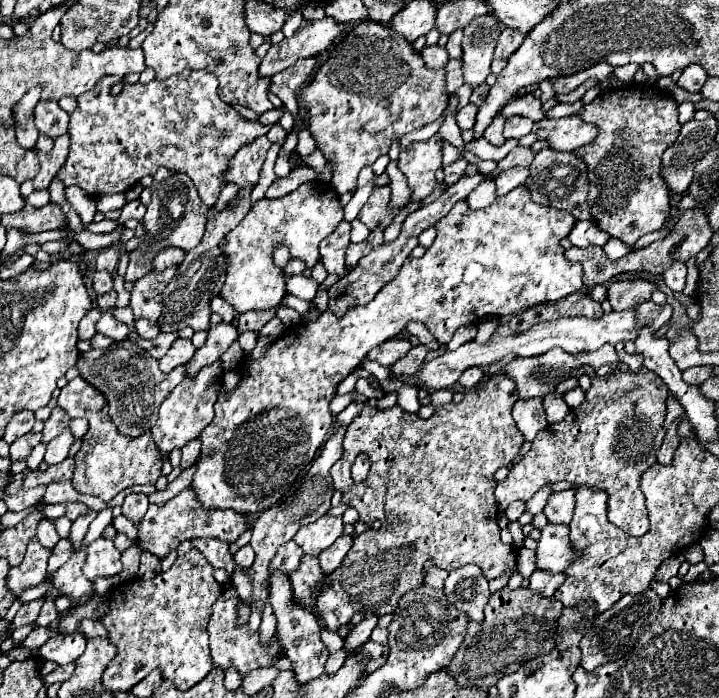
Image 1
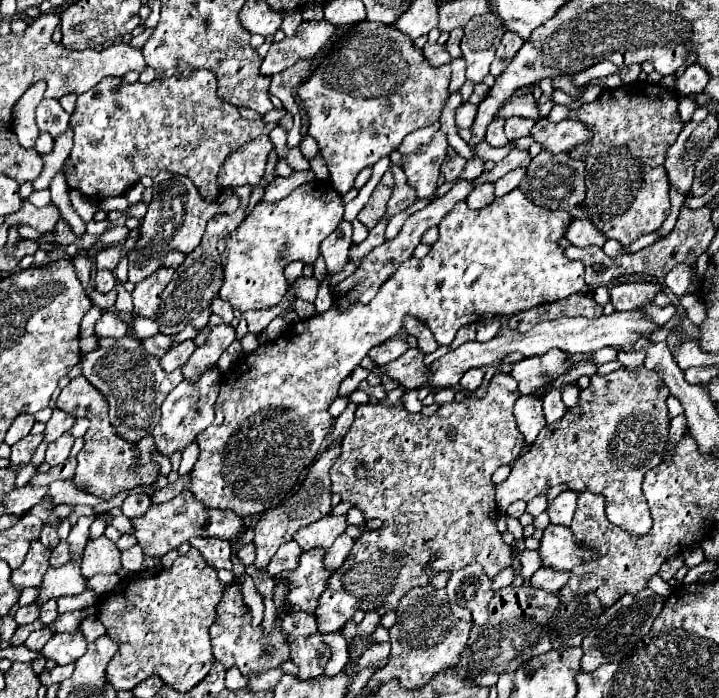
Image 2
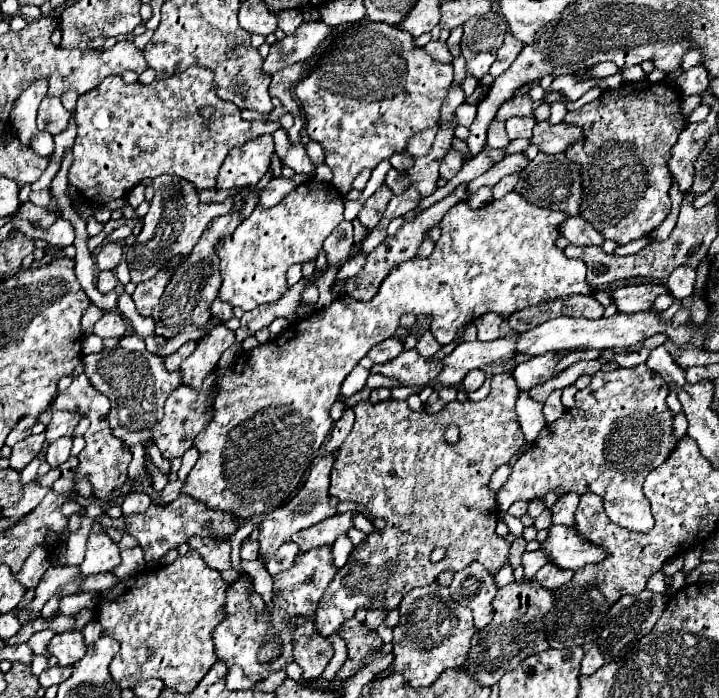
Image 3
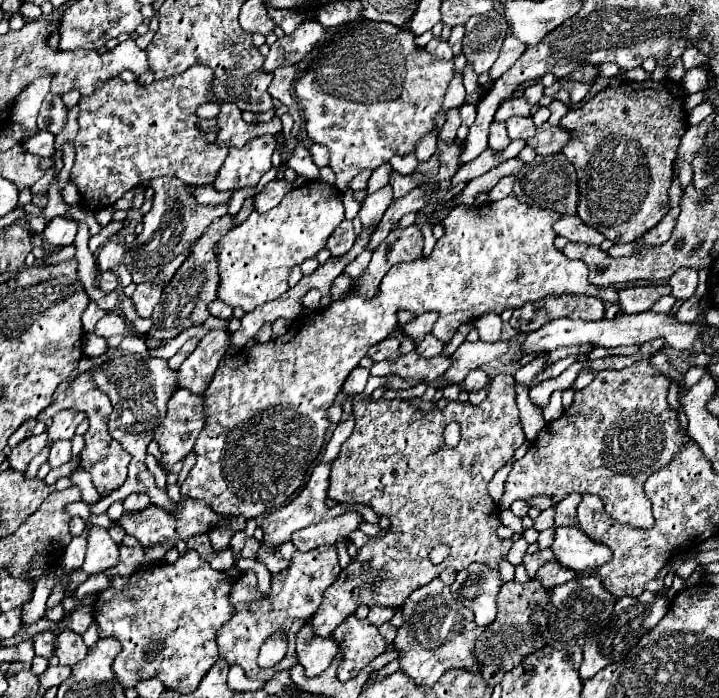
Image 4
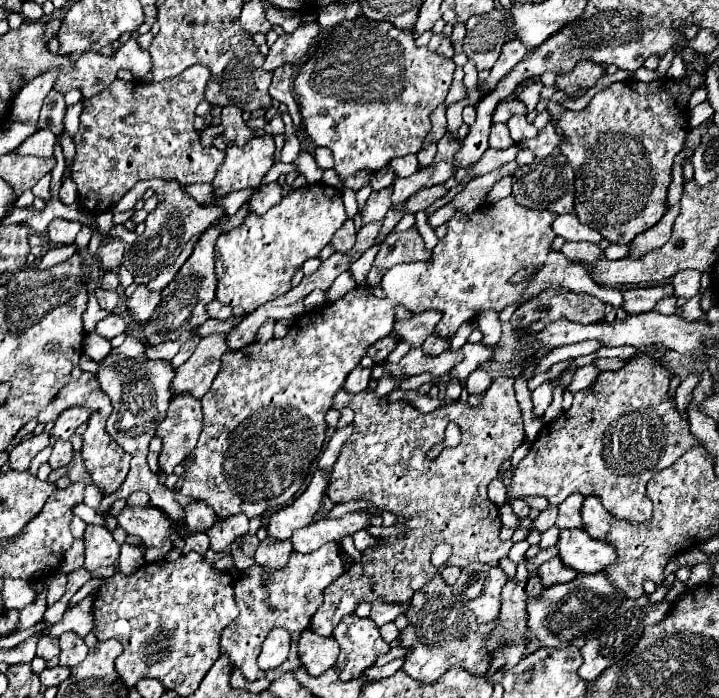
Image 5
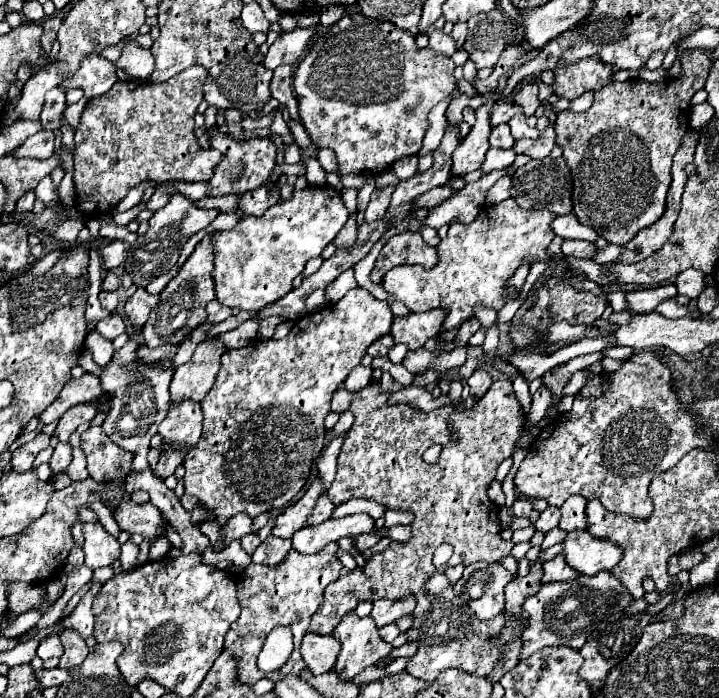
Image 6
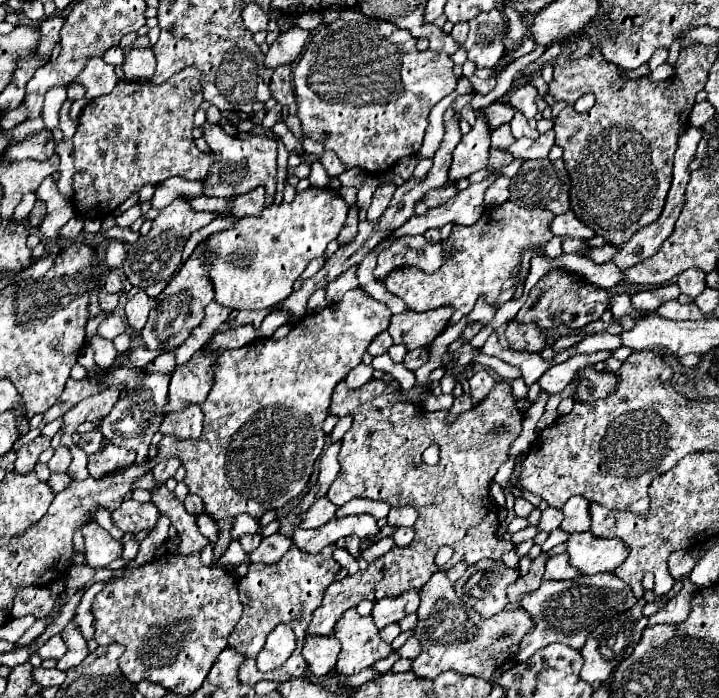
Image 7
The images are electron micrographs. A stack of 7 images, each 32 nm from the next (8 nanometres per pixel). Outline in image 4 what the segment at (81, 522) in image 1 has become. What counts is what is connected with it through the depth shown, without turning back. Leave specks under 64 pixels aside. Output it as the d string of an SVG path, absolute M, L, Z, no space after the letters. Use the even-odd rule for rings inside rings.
M86 522L86 528L80 536L72 536L68 548L64 550L64 566L62 568L80 568L86 554L86 536L88 536L90 522Z

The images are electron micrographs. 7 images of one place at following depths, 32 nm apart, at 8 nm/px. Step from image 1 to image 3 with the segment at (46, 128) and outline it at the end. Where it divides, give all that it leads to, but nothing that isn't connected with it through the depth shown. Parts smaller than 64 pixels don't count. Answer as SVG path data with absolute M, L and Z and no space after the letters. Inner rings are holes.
M46 96L40 102L40 108L38 108L38 130L46 130L52 136L56 136L62 130L66 130L68 120L70 120L70 112L64 110L60 98Z

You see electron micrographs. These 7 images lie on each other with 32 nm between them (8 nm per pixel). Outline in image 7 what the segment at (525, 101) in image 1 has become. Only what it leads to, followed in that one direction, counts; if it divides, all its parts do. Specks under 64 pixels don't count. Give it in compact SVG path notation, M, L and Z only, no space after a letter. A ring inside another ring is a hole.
M494 102L488 108L484 108L486 118L488 118L488 126L494 130L500 124L506 124L512 120L512 116L516 114L516 108L510 106L508 102Z

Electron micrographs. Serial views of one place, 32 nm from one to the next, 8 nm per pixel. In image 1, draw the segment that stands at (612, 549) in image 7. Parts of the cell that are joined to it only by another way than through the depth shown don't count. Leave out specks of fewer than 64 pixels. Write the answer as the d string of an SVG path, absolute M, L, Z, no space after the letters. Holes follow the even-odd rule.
M546 524L536 548L536 570L562 572L572 562L566 524Z

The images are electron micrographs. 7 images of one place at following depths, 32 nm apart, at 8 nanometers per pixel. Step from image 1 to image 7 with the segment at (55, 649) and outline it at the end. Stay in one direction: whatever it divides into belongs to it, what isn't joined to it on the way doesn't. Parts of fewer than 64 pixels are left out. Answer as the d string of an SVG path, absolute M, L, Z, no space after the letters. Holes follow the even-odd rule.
M66 626L62 630L62 640L68 648L68 652L58 660L58 670L68 670L68 668L74 668L78 664L82 664L82 660L88 656L88 646L86 646L86 640L82 638L80 630L76 626Z

